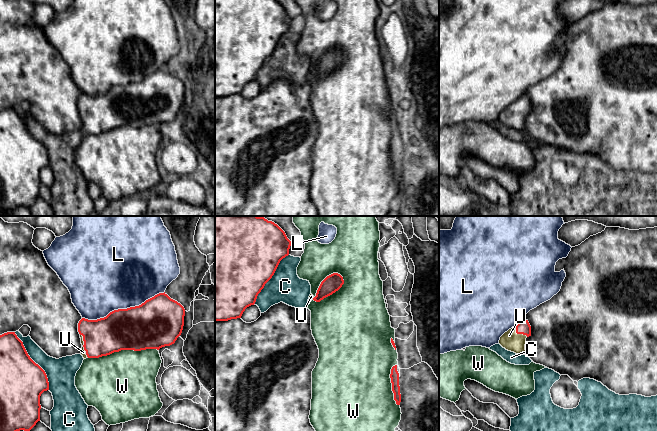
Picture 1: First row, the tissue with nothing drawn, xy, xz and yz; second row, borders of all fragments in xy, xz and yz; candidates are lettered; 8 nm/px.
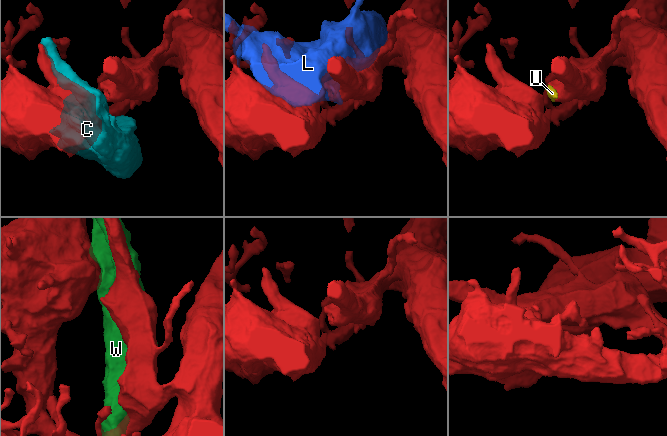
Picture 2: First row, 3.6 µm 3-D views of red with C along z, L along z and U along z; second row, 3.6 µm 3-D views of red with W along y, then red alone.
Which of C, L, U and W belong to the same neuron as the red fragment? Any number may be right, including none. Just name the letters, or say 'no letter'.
U

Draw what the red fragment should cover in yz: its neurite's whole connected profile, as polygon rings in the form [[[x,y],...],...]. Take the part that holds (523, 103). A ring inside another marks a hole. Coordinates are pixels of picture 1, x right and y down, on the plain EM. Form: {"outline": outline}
{"outline": [[[523,95],[500,113],[499,120],[508,127],[526,131],[525,120],[529,112],[531,112],[531,102],[528,96]]]}

